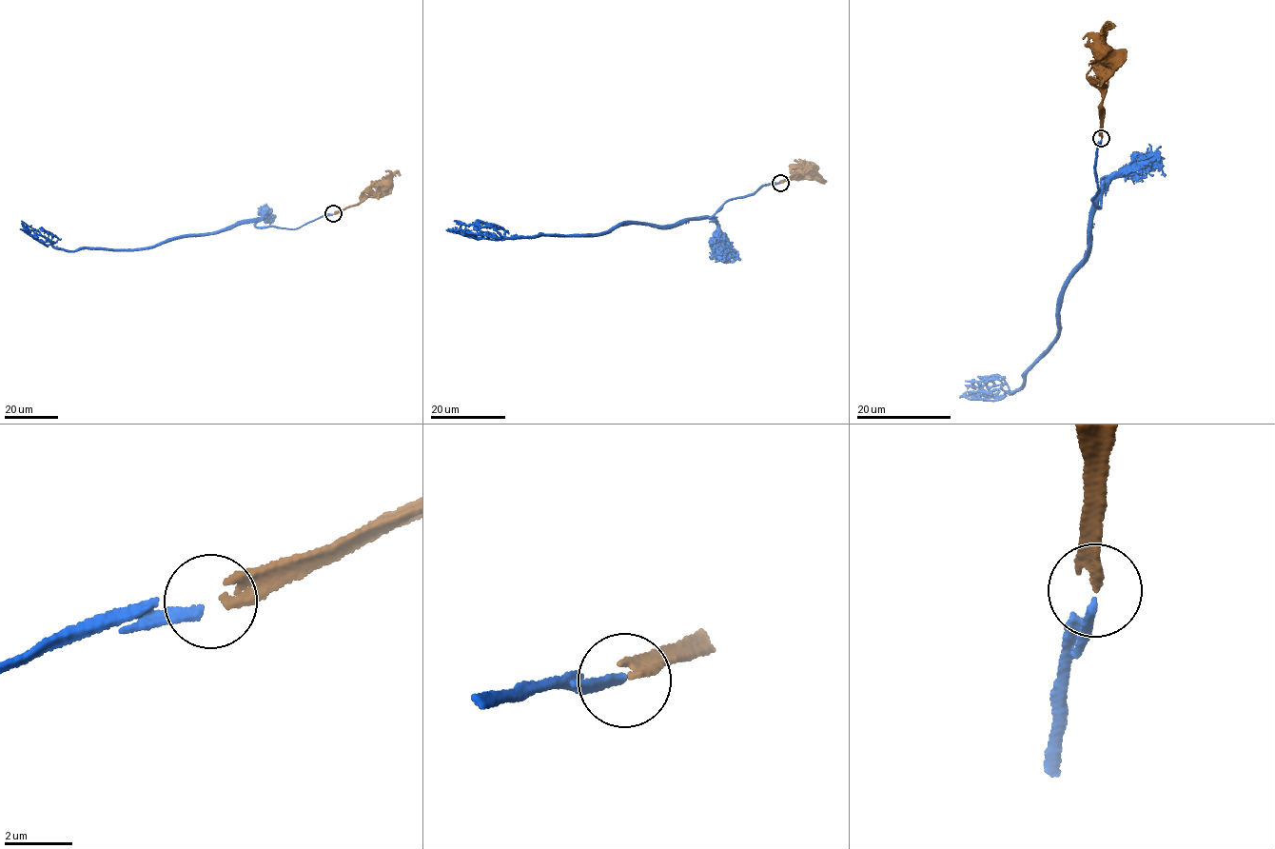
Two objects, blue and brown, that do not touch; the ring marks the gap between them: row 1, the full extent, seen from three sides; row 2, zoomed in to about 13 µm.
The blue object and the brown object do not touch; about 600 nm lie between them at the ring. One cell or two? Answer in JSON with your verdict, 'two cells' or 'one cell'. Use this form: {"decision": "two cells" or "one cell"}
{"decision": "one cell"}

